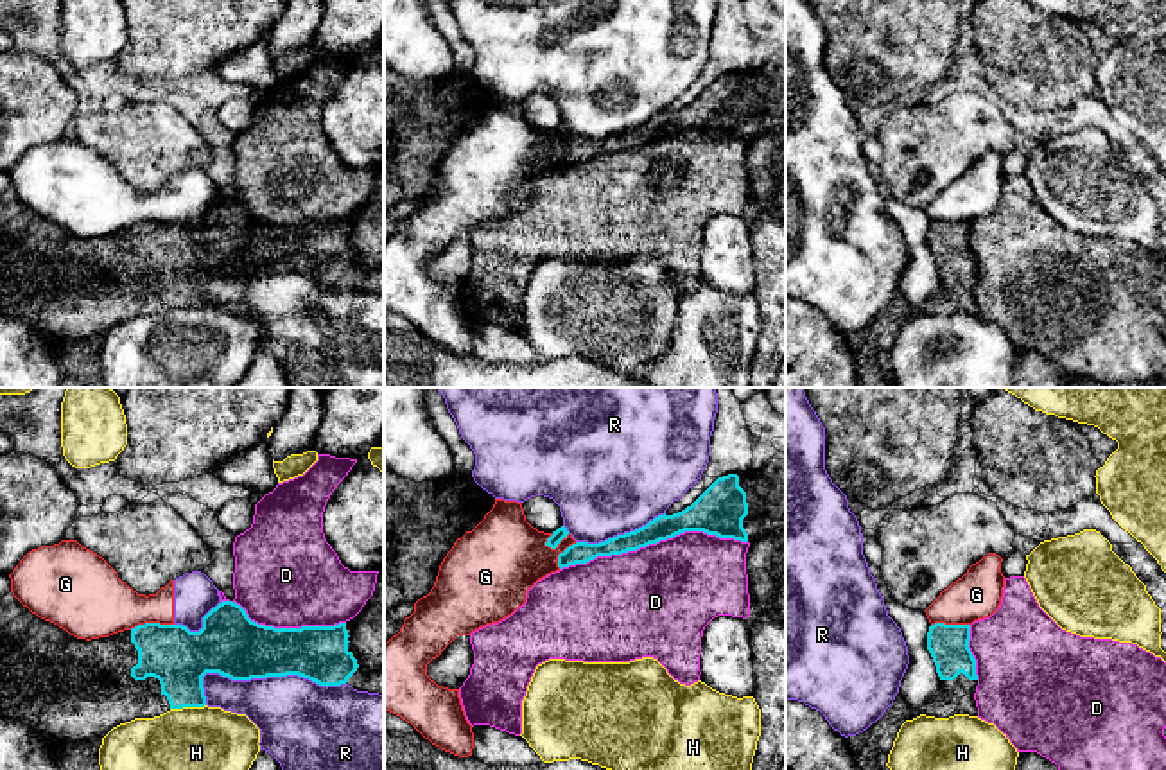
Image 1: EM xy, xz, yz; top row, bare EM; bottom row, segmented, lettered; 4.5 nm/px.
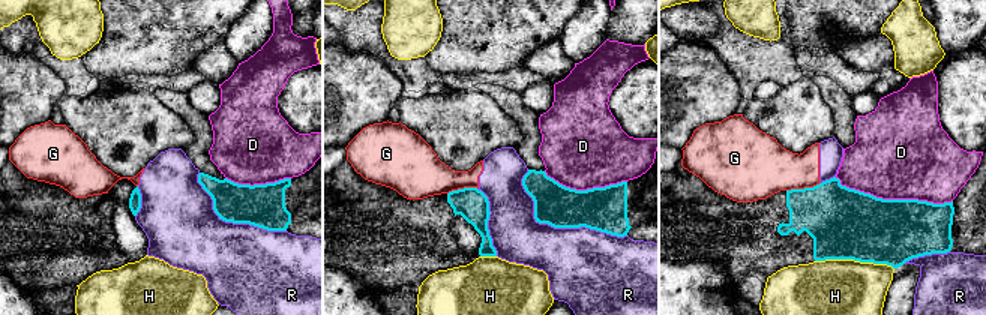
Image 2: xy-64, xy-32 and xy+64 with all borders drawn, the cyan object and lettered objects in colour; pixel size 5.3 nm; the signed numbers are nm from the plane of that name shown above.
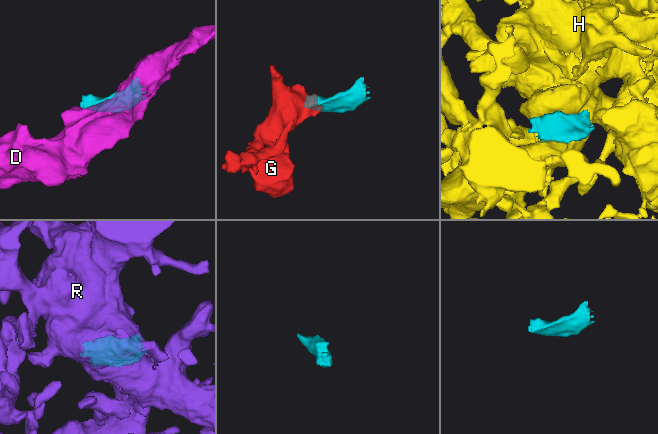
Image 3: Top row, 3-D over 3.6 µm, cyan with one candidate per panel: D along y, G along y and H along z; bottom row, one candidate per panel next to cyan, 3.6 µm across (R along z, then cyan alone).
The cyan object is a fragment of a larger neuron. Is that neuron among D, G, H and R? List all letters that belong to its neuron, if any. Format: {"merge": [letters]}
{"merge": []}

